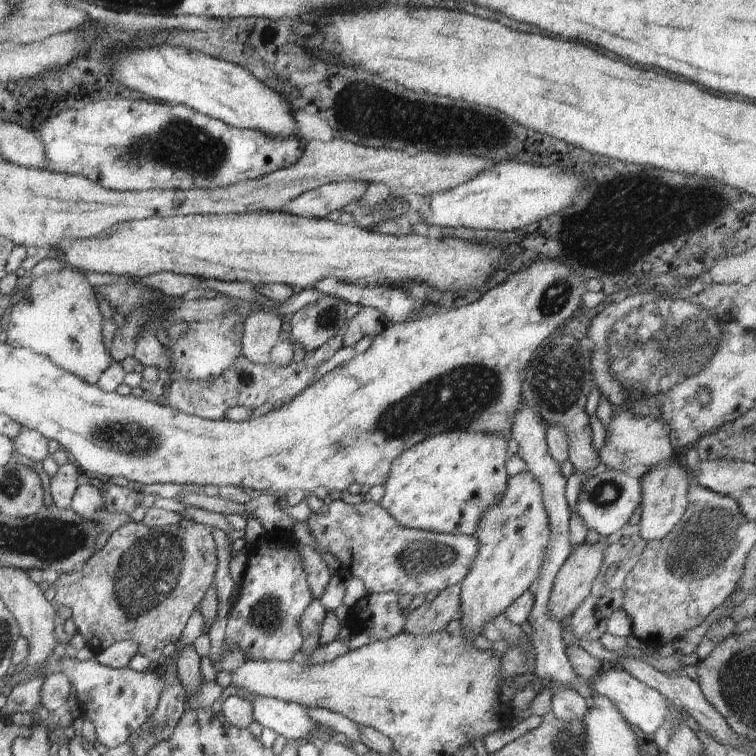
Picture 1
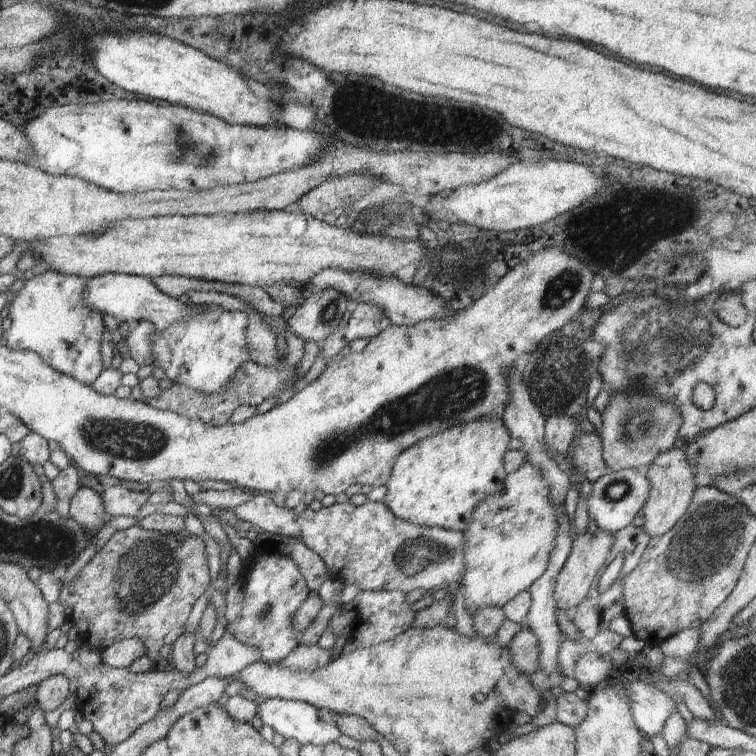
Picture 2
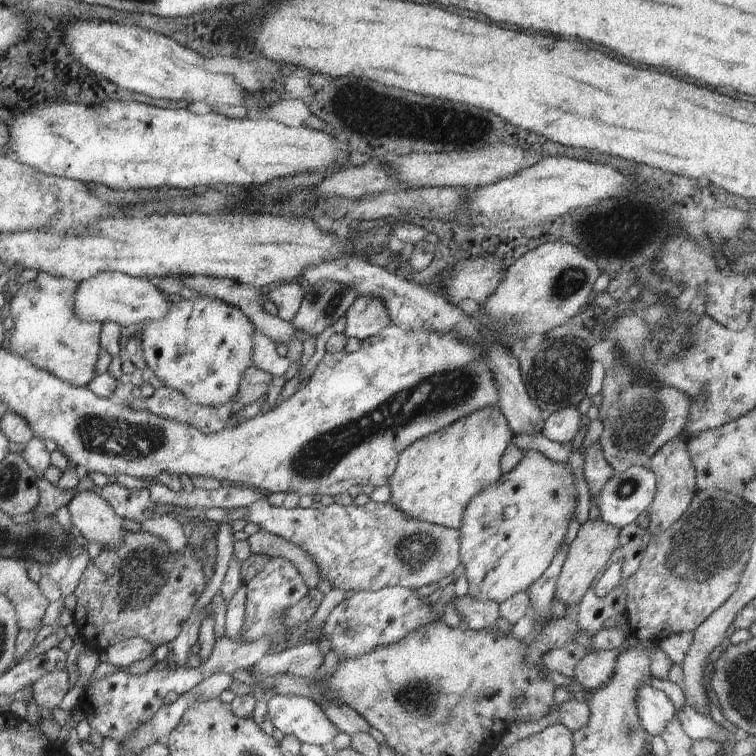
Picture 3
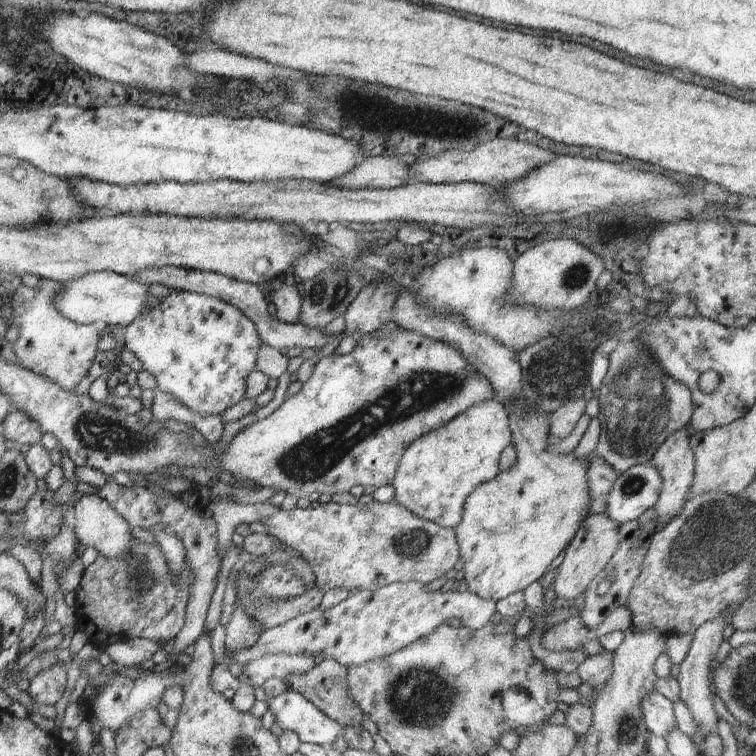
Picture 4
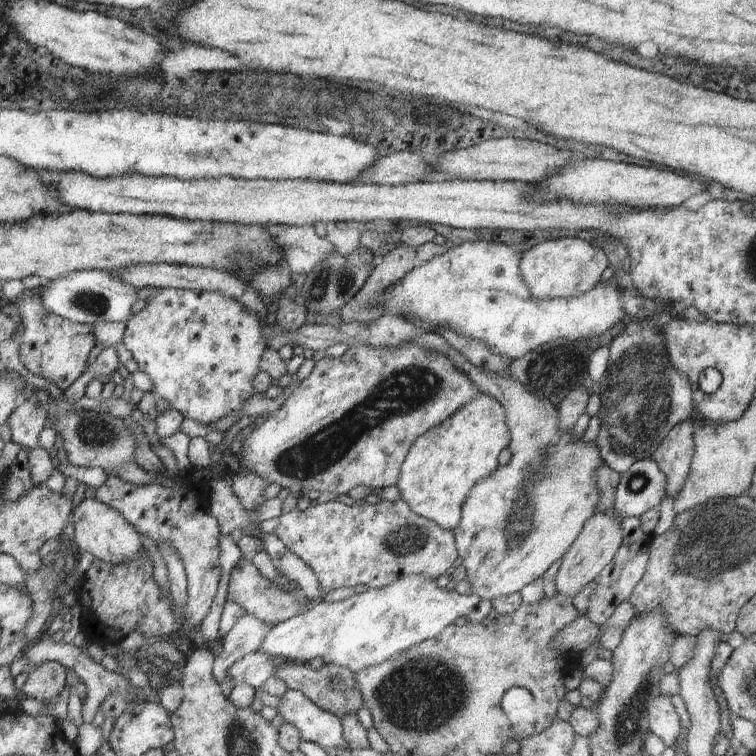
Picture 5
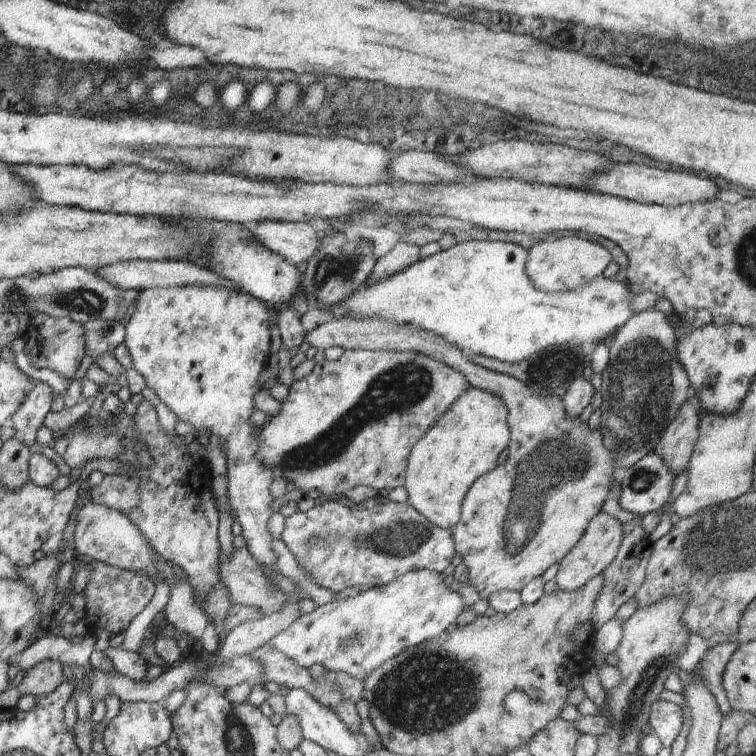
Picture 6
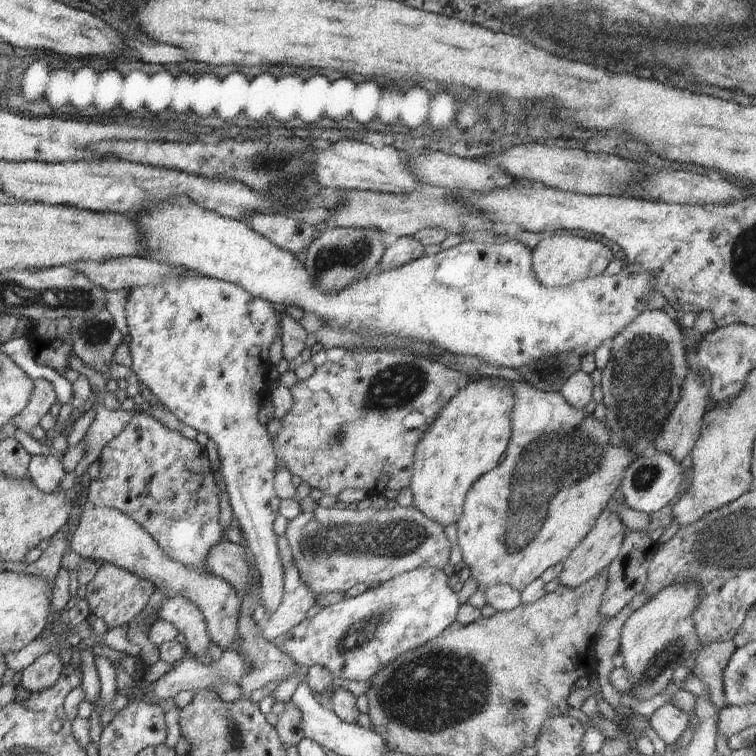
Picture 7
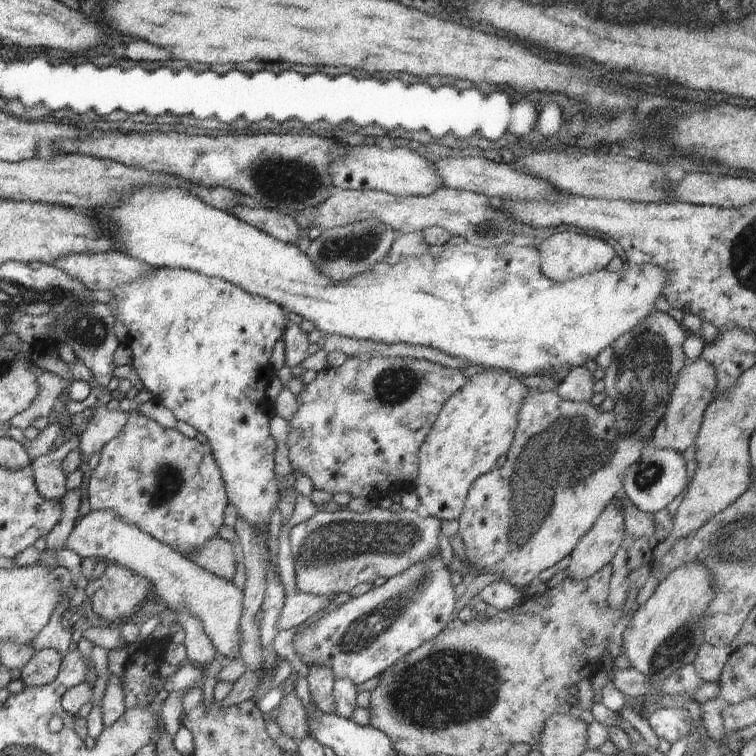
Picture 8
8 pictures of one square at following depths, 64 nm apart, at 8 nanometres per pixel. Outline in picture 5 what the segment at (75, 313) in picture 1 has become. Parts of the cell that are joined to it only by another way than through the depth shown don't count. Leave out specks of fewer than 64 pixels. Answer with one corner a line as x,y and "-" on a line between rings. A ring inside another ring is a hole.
27,290
18,296
14,315
24,318
24,332
20,334
19,360
32,374
48,378
63,392
84,372
90,350
96,346
93,328
67,318
50,314
42,308
37,290

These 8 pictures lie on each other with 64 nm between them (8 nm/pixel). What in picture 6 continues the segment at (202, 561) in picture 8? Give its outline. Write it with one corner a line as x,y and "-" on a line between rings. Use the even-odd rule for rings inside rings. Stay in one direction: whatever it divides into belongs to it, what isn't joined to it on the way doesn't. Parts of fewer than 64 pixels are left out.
246,547
241,549
235,548
229,556
220,551
217,564
217,571
219,572
221,582
231,594
231,600
234,604
260,608
264,616
266,616
276,612
287,599
287,596
280,588
274,589
267,581
261,566
254,560
254,557

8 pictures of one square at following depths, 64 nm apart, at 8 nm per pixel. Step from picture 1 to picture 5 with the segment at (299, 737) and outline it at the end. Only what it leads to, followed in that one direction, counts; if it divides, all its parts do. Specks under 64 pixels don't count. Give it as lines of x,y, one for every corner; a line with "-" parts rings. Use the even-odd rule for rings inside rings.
288,689
281,696
277,709
285,722
296,725
302,741
319,744
323,748
346,748
354,750
344,738
341,720
331,712
322,710
302,692

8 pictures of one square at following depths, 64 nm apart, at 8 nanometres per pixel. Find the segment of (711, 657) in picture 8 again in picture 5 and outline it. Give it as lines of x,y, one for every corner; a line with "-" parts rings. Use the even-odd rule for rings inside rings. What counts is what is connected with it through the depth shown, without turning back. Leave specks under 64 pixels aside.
718,643
714,649
714,656
712,657
711,667
709,668
709,683
712,694
720,709
720,731
730,735
731,740
733,735
732,724
734,724
734,718
737,716
730,710
717,677
720,674
721,668
724,668
724,665
728,662
733,650
729,643

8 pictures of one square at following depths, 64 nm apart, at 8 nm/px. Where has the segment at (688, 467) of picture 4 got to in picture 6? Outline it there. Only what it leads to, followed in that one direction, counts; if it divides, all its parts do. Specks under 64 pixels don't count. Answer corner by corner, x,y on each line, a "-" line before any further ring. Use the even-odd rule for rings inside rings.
698,397
687,398
664,430
660,442
653,448
653,454
665,460
676,478
689,464
699,437
702,412

